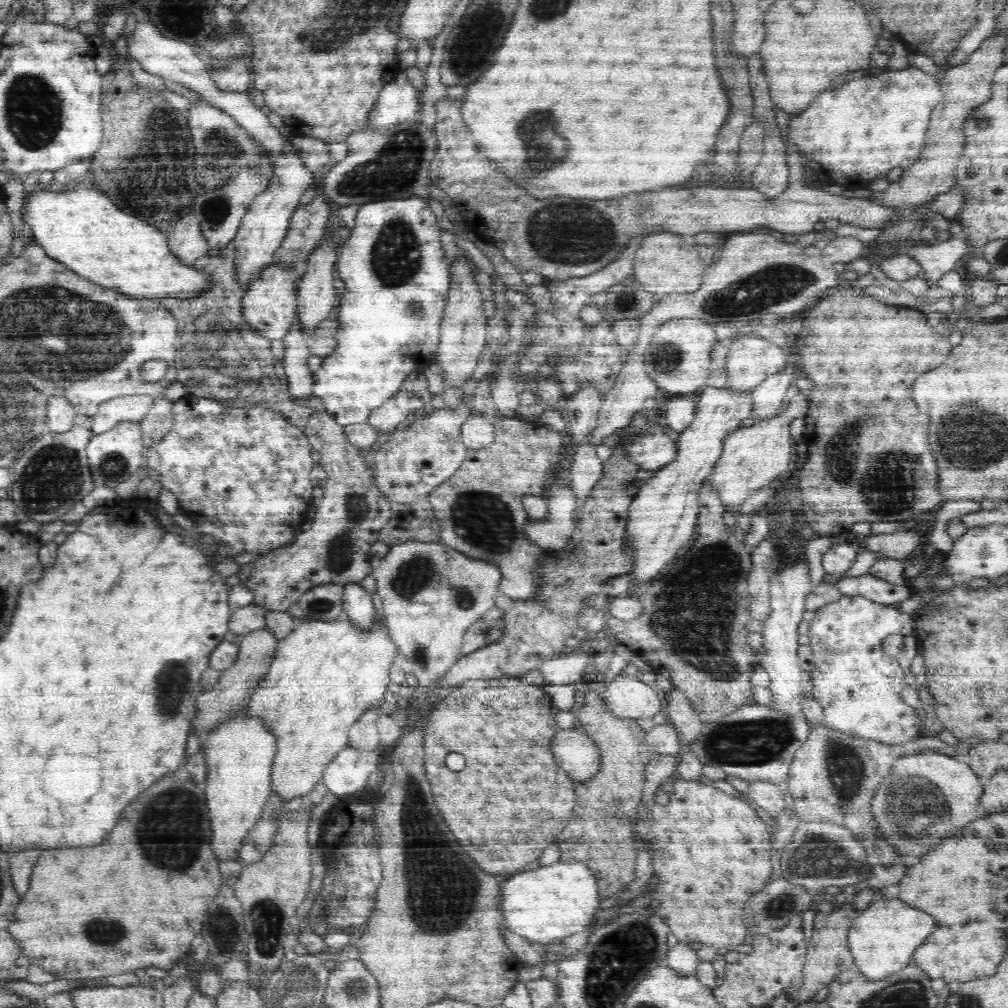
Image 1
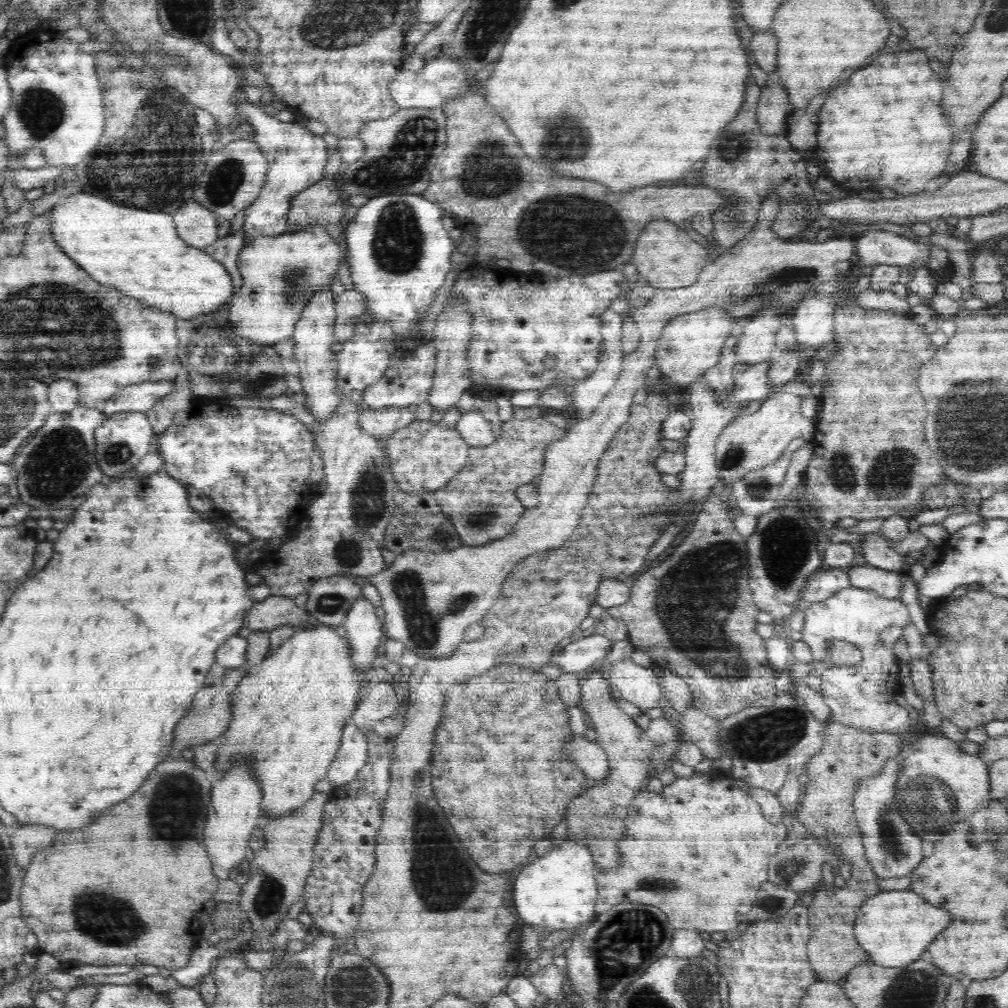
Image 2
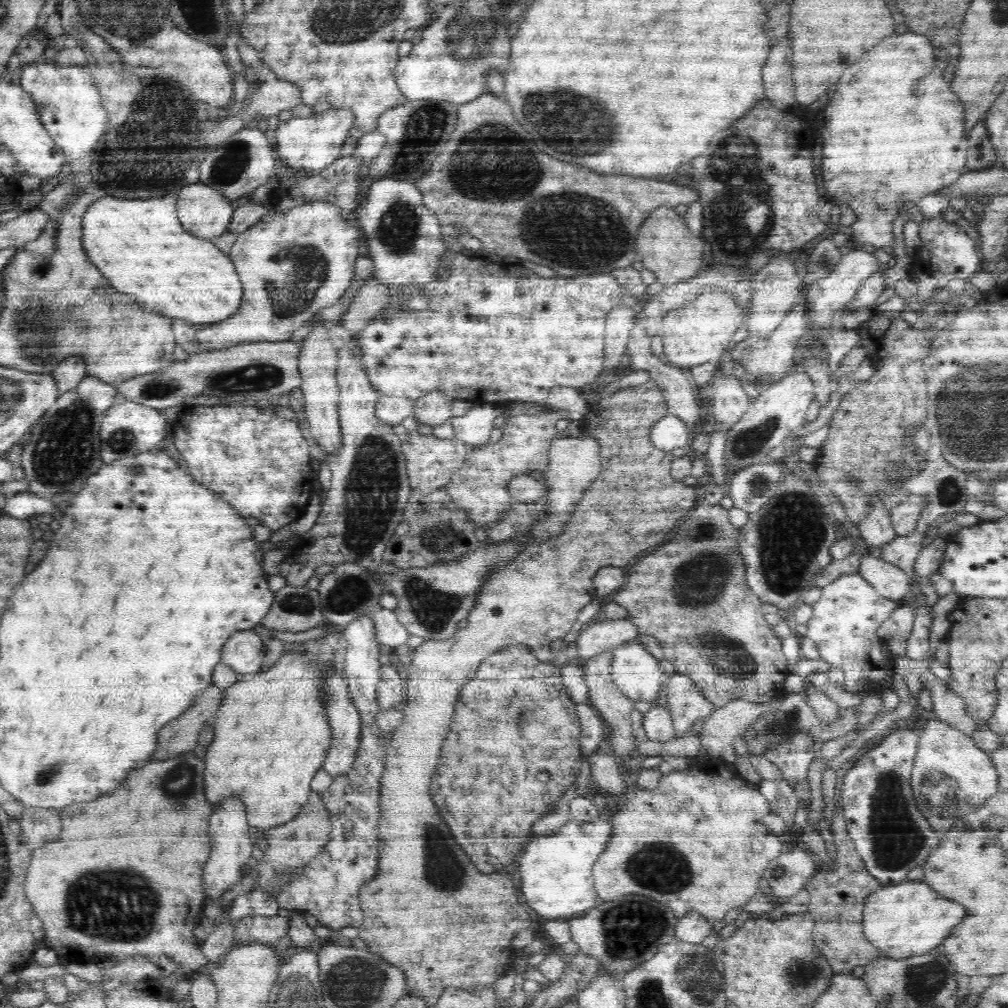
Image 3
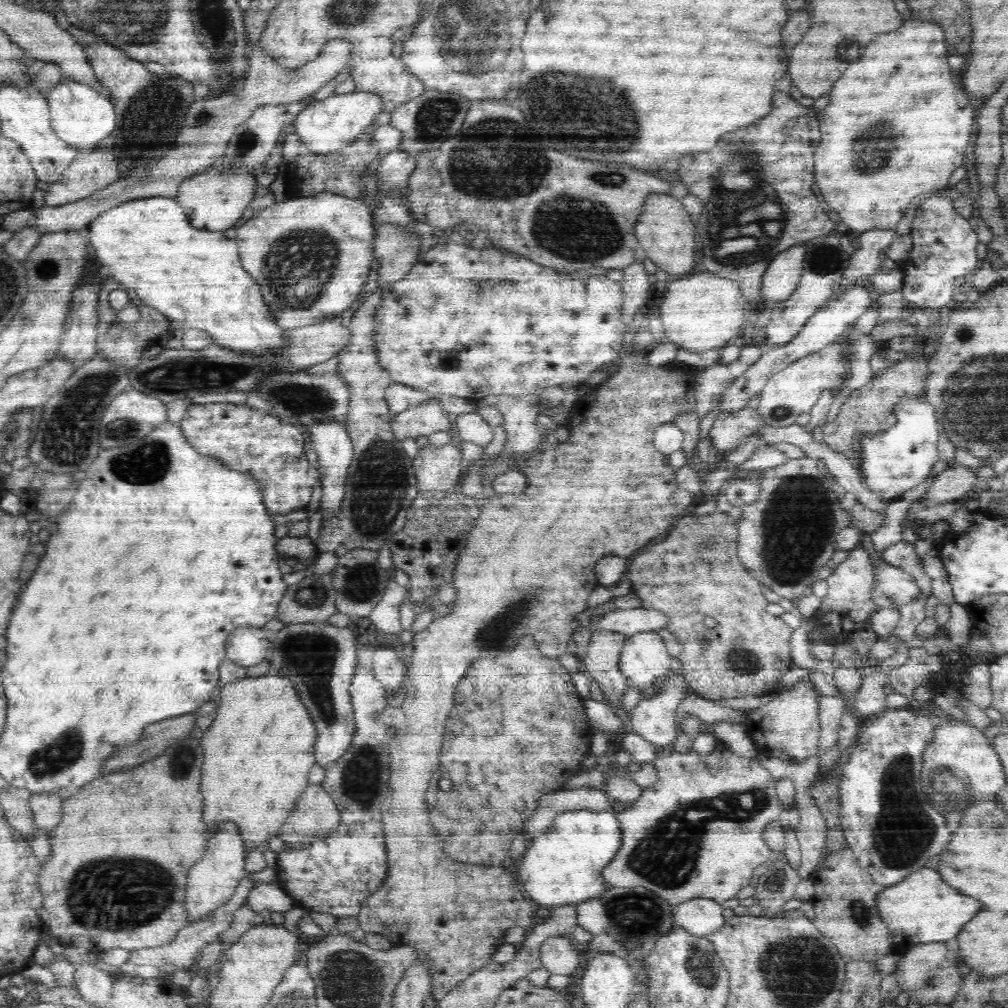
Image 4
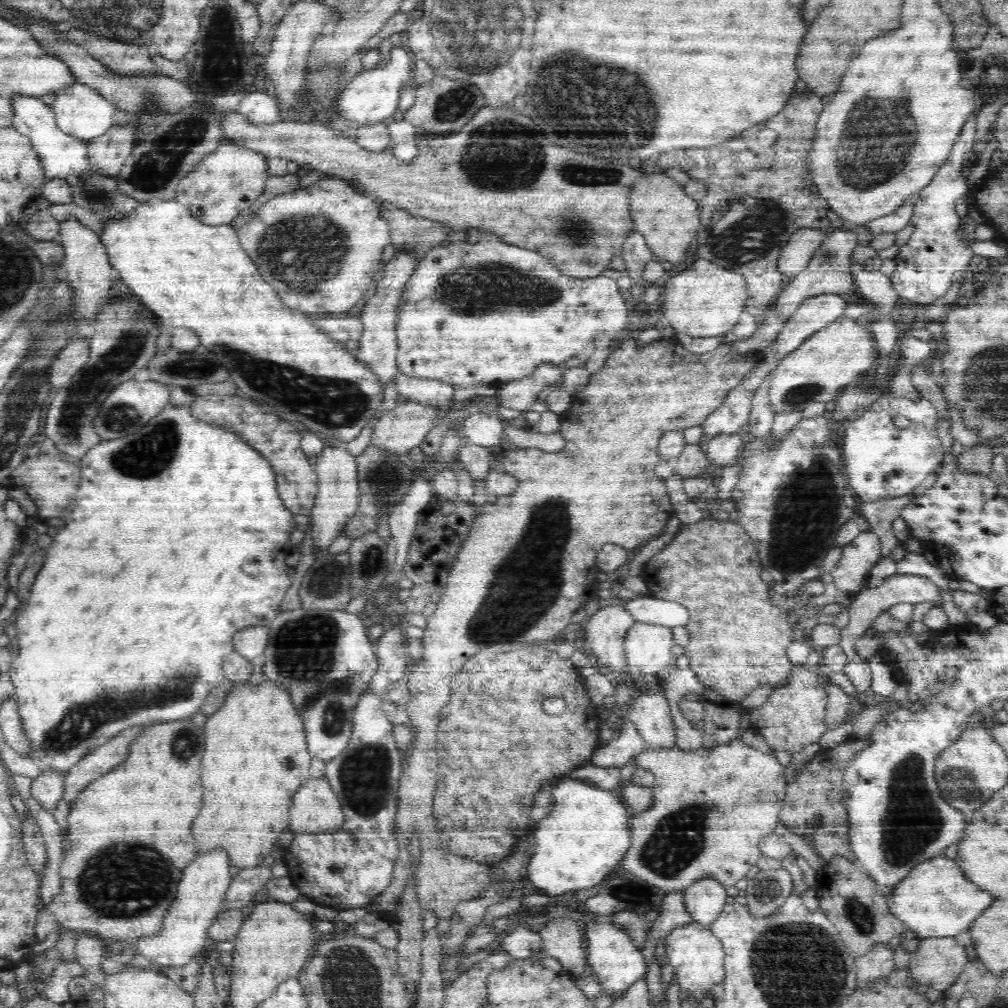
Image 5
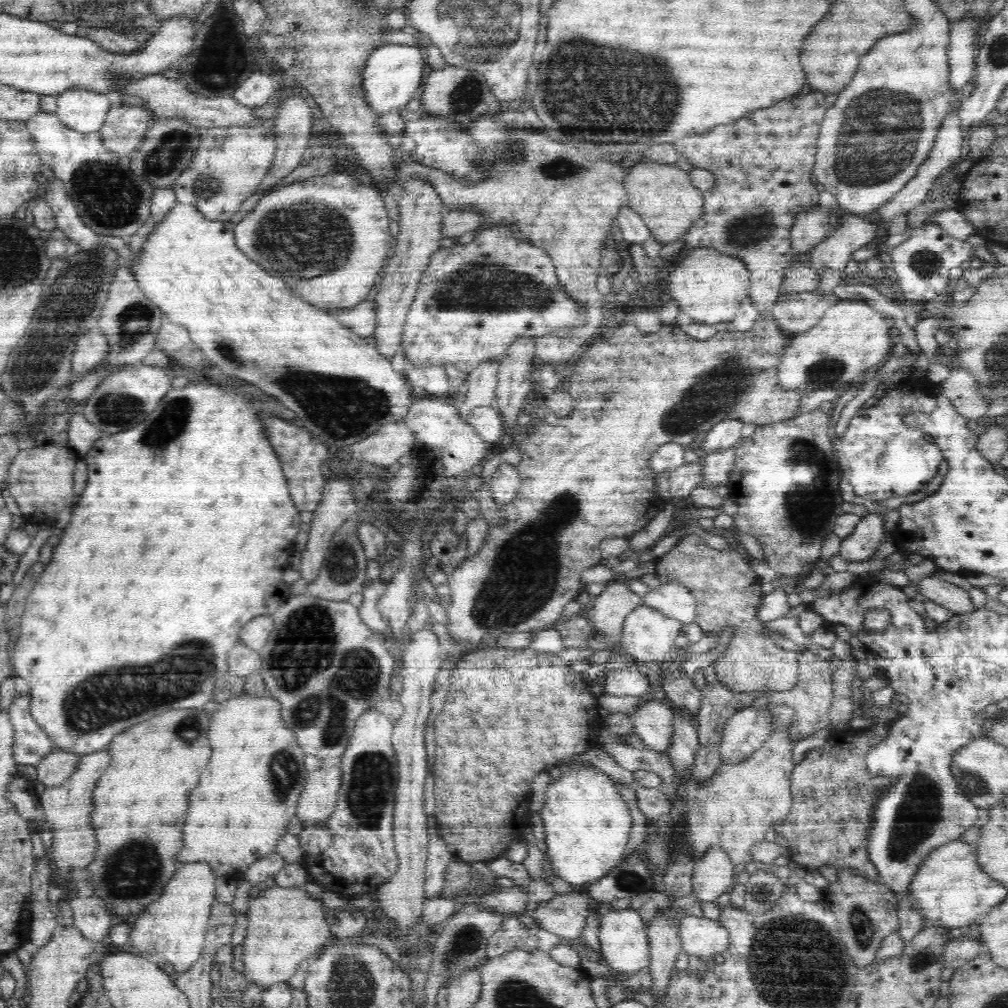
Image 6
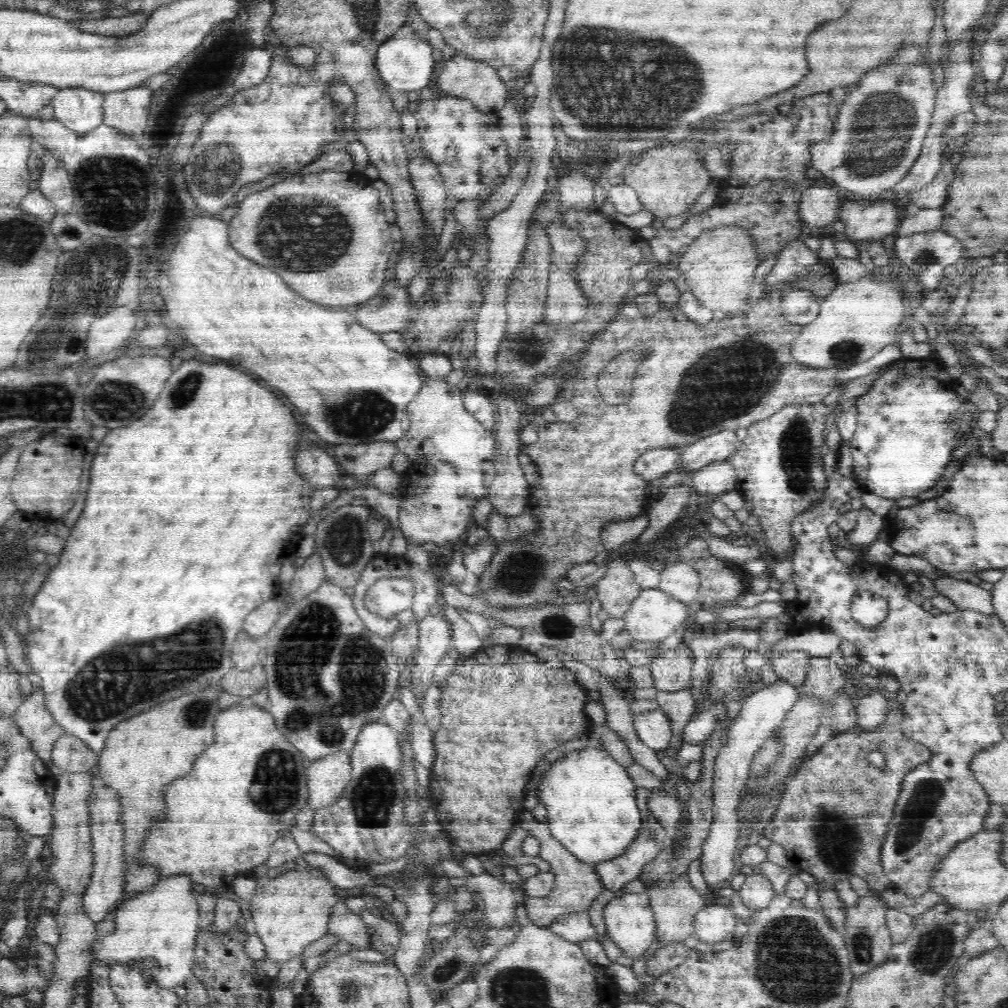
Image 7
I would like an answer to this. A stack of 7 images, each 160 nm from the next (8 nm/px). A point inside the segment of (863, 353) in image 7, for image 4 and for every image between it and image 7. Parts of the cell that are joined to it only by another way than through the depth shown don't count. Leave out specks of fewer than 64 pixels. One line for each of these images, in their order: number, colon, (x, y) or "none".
4: (795, 389)
5: (825, 364)
6: (851, 337)

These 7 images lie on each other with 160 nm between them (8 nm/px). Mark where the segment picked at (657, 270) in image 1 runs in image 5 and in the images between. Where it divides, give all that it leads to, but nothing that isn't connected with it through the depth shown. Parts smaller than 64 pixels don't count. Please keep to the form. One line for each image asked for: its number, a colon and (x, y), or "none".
2: (668, 257)
3: (667, 247)
4: (665, 232)
5: (662, 212)

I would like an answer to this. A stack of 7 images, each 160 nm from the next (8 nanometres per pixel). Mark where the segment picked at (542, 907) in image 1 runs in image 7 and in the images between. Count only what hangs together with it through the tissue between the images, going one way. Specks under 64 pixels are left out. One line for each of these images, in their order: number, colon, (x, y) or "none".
2: (558, 891)
3: (555, 871)
4: (565, 865)
5: (583, 839)
6: (587, 824)
7: (590, 800)

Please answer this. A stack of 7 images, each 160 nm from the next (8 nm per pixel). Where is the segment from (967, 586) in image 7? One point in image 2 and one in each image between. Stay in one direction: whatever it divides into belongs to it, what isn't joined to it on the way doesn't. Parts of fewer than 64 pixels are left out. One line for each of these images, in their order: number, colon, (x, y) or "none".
2: (887, 584)
3: (890, 582)
4: (899, 586)
5: (867, 606)
6: (935, 589)

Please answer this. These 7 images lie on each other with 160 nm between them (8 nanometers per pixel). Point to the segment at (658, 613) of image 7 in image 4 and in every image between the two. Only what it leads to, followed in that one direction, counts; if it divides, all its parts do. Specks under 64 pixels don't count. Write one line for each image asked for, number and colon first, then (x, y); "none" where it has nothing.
4: (644, 661)
5: (648, 648)
6: (648, 636)

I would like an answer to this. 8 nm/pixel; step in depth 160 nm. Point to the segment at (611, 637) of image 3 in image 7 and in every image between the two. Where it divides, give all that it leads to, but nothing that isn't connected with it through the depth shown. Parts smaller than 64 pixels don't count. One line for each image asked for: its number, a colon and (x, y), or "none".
4: (627, 623)
5: (648, 610)
6: (675, 601)
7: (681, 581)

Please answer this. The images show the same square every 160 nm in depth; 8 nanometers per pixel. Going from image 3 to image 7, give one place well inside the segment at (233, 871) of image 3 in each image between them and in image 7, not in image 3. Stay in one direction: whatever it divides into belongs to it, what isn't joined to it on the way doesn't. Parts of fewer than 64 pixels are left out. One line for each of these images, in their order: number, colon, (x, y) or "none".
4: (211, 882)
5: (200, 896)
6: (174, 928)
7: (160, 926)

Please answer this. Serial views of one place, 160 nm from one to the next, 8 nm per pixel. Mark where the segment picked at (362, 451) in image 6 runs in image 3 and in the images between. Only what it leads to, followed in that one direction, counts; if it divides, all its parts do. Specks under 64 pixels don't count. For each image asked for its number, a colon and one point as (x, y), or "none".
3: (434, 408)
4: (427, 417)
5: (397, 431)

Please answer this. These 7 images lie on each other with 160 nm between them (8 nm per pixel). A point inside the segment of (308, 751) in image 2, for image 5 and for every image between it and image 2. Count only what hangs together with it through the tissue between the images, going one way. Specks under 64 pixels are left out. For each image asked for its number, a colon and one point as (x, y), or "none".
3: (271, 736)
4: (257, 754)
5: (256, 758)

